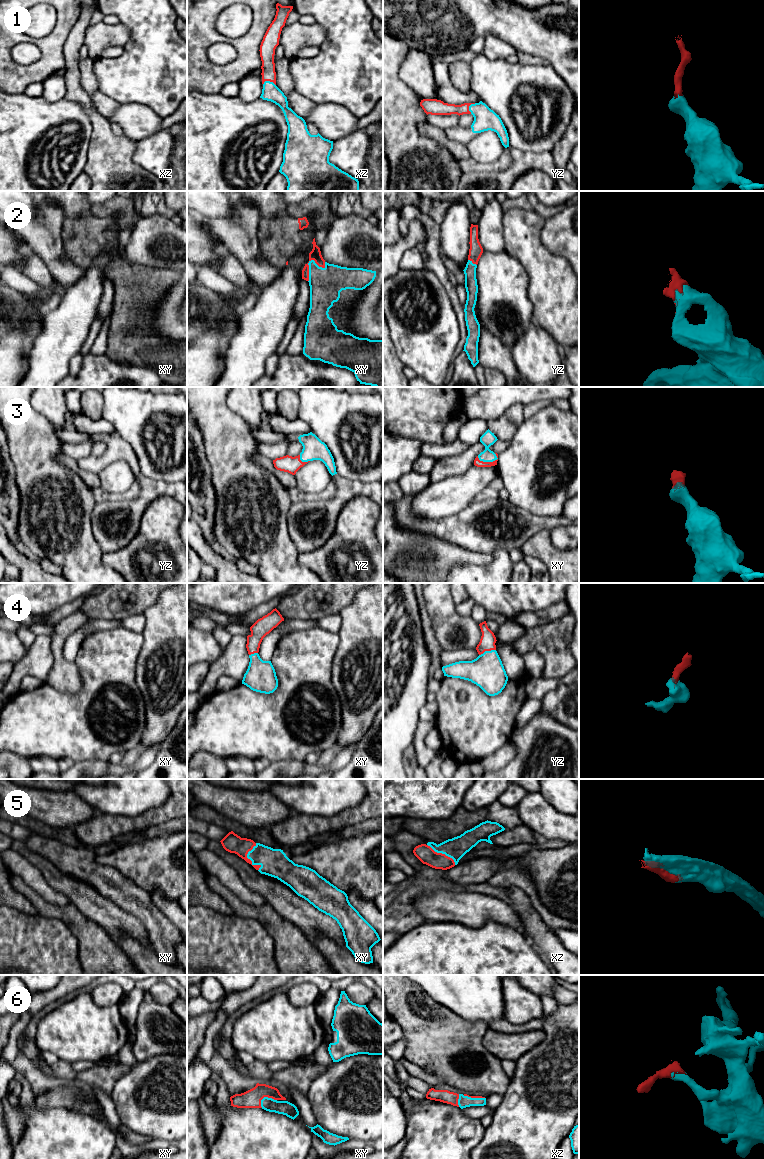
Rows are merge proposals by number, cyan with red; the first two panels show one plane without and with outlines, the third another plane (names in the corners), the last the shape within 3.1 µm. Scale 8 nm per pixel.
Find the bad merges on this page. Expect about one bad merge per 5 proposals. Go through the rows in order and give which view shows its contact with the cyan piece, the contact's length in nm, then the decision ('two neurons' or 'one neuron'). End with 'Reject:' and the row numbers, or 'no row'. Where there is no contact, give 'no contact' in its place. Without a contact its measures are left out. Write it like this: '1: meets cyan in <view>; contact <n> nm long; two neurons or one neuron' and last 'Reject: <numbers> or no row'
1: meets cyan in xz; contact 110 nm long; one neuron
2: meets cyan in xy; contact 220 nm long; one neuron
3: meets cyan in xy; contact 170 nm long; one neuron
4: meets cyan in yz; contact 140 nm long; one neuron
5: meets cyan in xy; contact 220 nm long; one neuron
6: meets cyan in xy; contact 150 nm long; one neuron
Reject: no row

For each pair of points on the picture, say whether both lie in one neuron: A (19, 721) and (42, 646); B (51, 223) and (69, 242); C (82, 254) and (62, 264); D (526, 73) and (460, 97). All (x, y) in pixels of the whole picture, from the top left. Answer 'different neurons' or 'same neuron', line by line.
A: different neurons
B: different neurons
C: different neurons
D: different neurons

